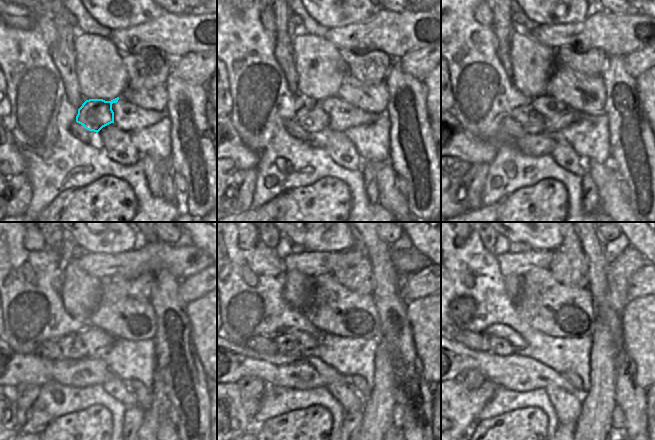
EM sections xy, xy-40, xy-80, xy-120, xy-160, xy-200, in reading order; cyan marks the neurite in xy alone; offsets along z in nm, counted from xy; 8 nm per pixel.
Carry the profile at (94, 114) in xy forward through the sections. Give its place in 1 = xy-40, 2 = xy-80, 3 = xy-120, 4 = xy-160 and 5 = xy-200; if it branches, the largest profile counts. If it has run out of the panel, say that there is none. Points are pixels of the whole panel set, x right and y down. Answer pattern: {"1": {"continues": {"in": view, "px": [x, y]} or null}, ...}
{"1": {"continues": {"in": "xy-40", "px": [312, 117]}}, "2": {"continues": {"in": "xy-80", "px": [532, 123]}}, "3": {"continues": {"in": "xy-120", "px": [73, 345]}}, "4": {"continues": {"in": "xy-160", "px": [292, 342]}}, "5": {"continues": {"in": "xy-200", "px": [498, 346]}}}

